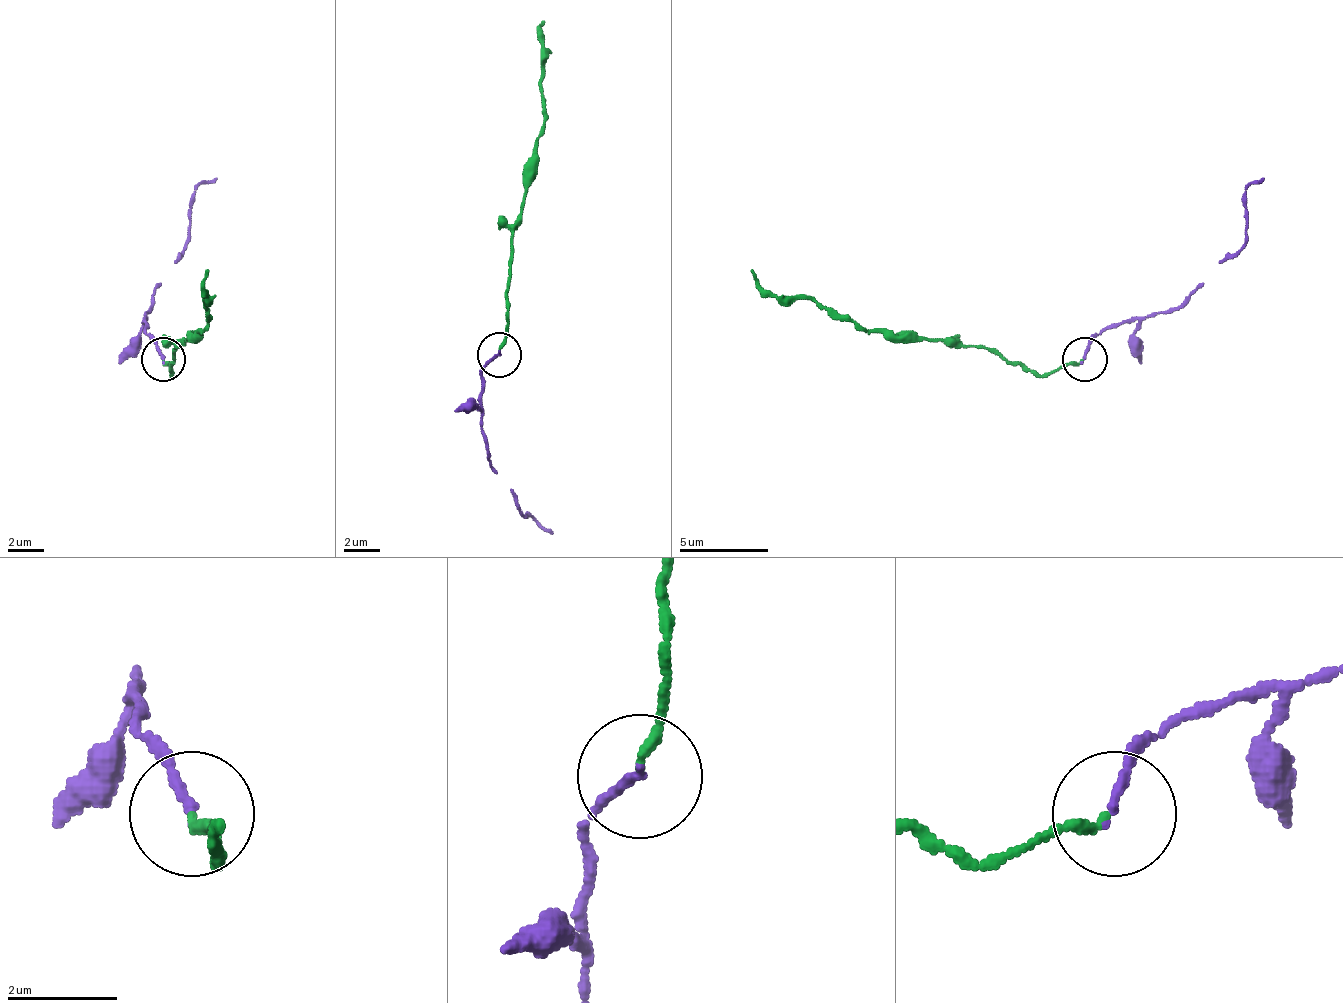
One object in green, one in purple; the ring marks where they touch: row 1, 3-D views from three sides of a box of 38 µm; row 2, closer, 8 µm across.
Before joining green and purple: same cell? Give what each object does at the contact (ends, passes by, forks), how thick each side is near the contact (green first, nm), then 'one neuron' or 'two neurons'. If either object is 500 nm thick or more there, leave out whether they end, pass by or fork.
green ends there; purple ends there; 170 nm thick on the green side, 150 nm on the other; one neuron

